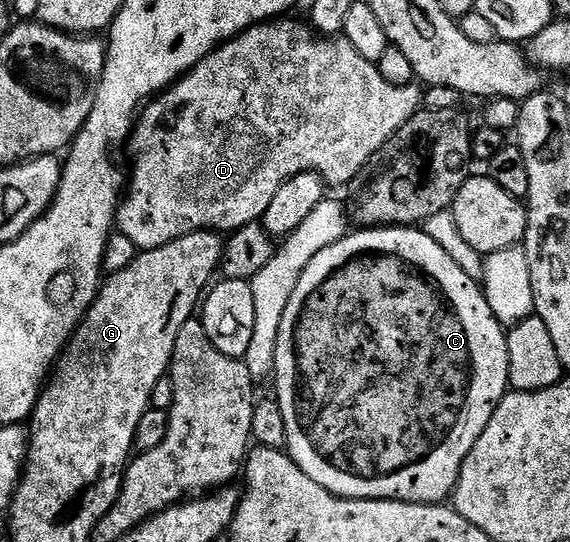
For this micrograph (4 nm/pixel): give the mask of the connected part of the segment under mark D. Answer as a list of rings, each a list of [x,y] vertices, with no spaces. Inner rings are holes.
[[[278,18],[273,22],[256,24],[241,32],[239,36],[233,36],[212,54],[203,58],[192,71],[170,85],[165,92],[153,97],[141,109],[128,141],[130,160],[134,163],[130,172],[128,168],[128,191],[122,203],[118,205],[116,217],[117,231],[132,238],[132,242],[139,250],[168,246],[168,242],[176,242],[188,234],[197,232],[229,234],[238,228],[259,223],[268,206],[272,206],[272,198],[276,198],[276,190],[280,190],[284,182],[296,178],[298,174],[315,172],[327,185],[349,185],[358,177],[363,166],[423,107],[424,92],[417,83],[406,84],[403,88],[392,86],[380,74],[377,63],[365,60],[356,50],[356,46],[352,46],[352,42],[344,38],[323,38],[315,33],[313,27],[305,23],[297,24],[290,19]]]

